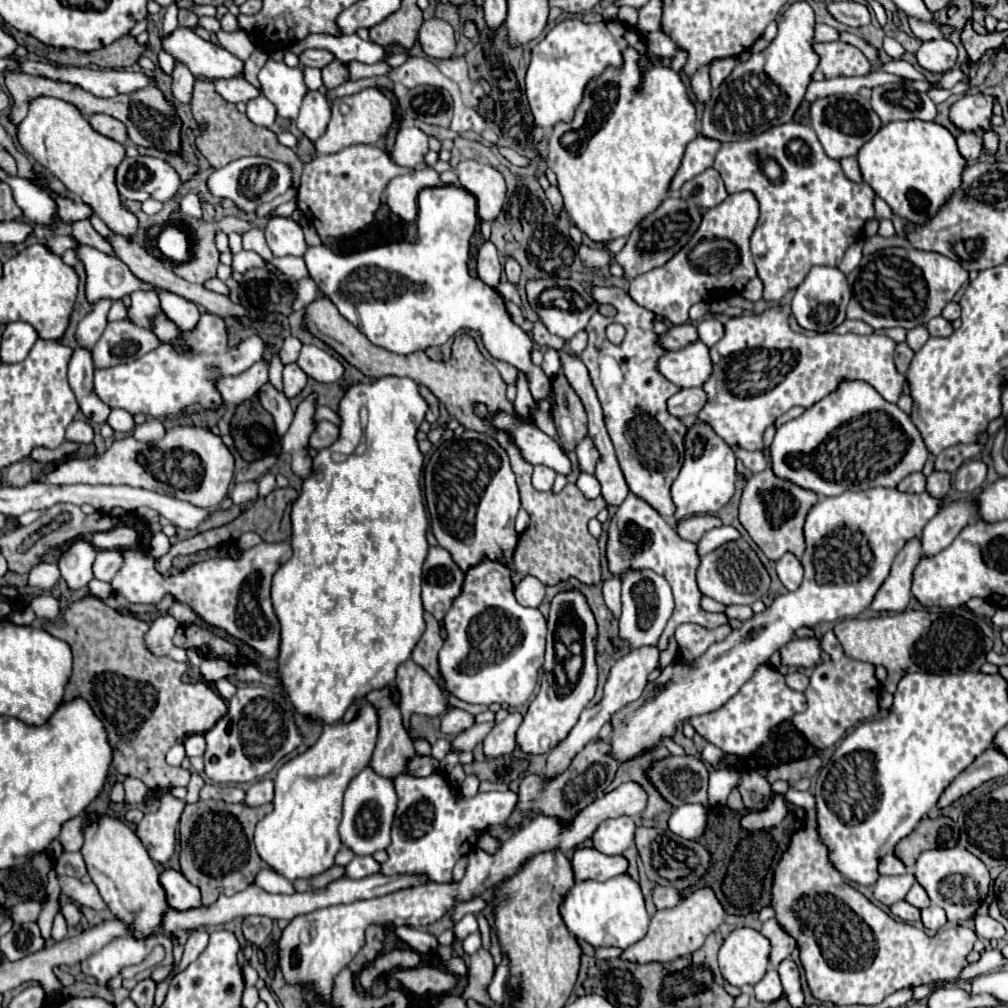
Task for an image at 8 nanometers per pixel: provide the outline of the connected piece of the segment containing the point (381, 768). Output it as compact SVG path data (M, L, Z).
M382 687L382 689L376 689L376 691L370 691L366 695L366 701L376 709L378 713L378 743L376 743L376 749L374 749L374 755L372 755L372 769L376 769L376 773L380 773L382 777L388 777L388 779L394 779L396 775L404 773L404 765L410 757L416 755L416 749L414 749L414 743L408 735L408 731L404 729L402 725L402 715L400 715L400 709L398 709L398 703L394 699L394 693L392 693L392 687Z

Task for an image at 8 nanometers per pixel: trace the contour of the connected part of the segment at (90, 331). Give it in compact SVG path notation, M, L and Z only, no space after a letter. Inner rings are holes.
M100 299L94 305L94 311L80 321L78 331L76 331L78 345L88 345L88 349L94 347L94 343L100 339L106 323L108 323L106 321L106 313L108 313L108 309L110 309L112 303L114 303L112 299Z

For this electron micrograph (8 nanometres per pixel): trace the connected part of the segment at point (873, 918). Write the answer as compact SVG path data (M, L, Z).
M804 827L796 831L782 853L782 859L774 873L772 885L772 909L780 927L794 937L800 949L800 961L806 971L808 989L818 1001L832 1001L834 1005L878 1005L888 995L900 989L914 989L930 981L954 979L966 963L966 955L976 943L976 933L968 927L956 925L938 931L928 937L924 931L894 921L880 907L872 905L862 893L844 883L840 873L828 865L828 851L820 845L814 827Z

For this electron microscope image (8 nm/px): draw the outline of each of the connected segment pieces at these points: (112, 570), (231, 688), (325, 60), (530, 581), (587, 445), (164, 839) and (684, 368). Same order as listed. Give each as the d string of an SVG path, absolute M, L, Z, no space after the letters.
M122 549L100 551L96 557L96 565L94 565L94 577L100 581L112 581L112 577L120 571L122 563L124 563Z
M228 679L218 681L218 683L216 683L216 689L218 689L220 697L222 697L222 699L226 699L226 701L230 701L230 699L234 697L234 693L236 693L236 685L232 685Z
M306 49L304 53L300 53L300 63L306 67L318 67L324 69L328 63L332 63L336 57L334 53L326 51L326 49Z
M526 577L518 587L516 587L516 601L524 607L538 607L544 599L544 585L536 581L534 577Z
M586 435L578 447L576 447L576 453L578 453L578 467L580 471L586 471L586 473L594 473L594 467L596 467L596 461L600 459L600 453L596 449L596 445L592 443L592 439Z
M170 793L160 797L160 807L144 815L144 819L136 825L136 835L144 843L148 855L160 863L168 865L176 847L176 827L180 813L184 809L184 801L174 799Z
M694 341L678 351L668 351L658 359L658 371L678 387L702 387L712 371L708 347Z

